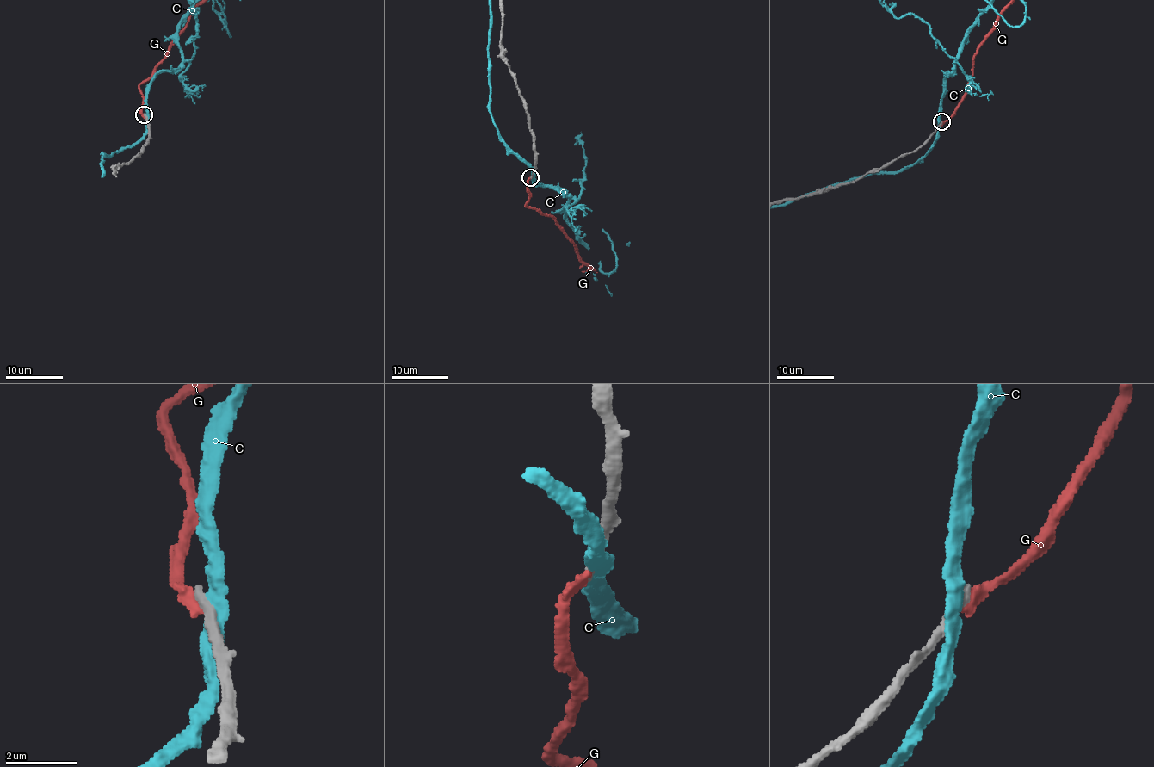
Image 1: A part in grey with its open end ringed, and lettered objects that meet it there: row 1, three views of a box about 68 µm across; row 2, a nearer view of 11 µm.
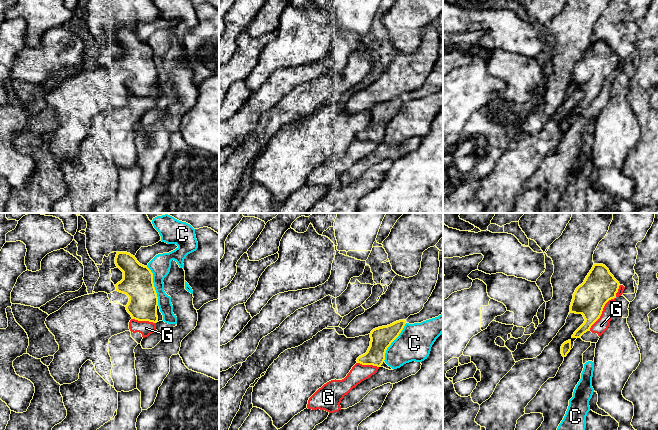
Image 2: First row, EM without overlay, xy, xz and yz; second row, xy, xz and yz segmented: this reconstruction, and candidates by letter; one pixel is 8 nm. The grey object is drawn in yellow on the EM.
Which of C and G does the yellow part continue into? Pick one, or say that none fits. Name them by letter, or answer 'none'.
none

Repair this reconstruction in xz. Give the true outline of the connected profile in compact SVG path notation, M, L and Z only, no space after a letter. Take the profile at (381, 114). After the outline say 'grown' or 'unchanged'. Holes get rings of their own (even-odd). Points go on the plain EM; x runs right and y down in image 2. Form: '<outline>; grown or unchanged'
M399 96L390 101L373 105L370 109L370 122L365 130L357 134L357 139L381 143L387 124L399 112L405 100L405 96Z; unchanged

